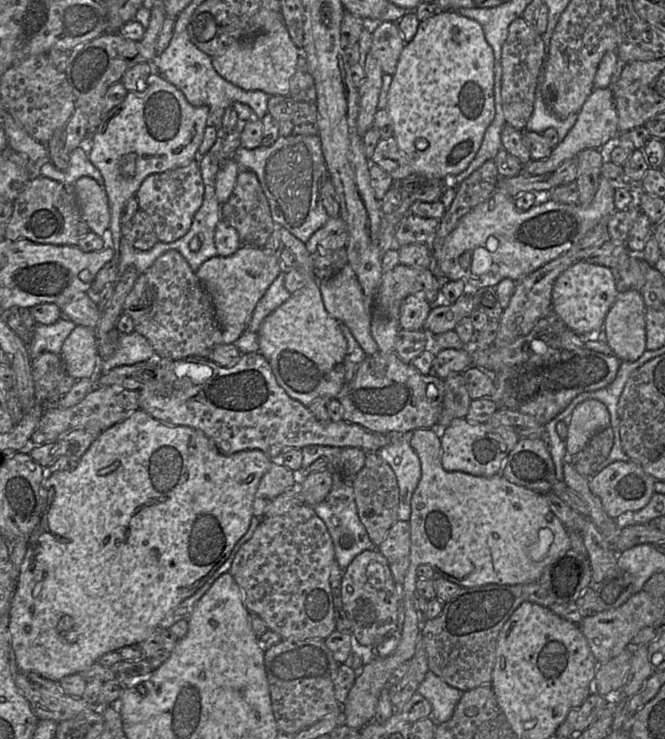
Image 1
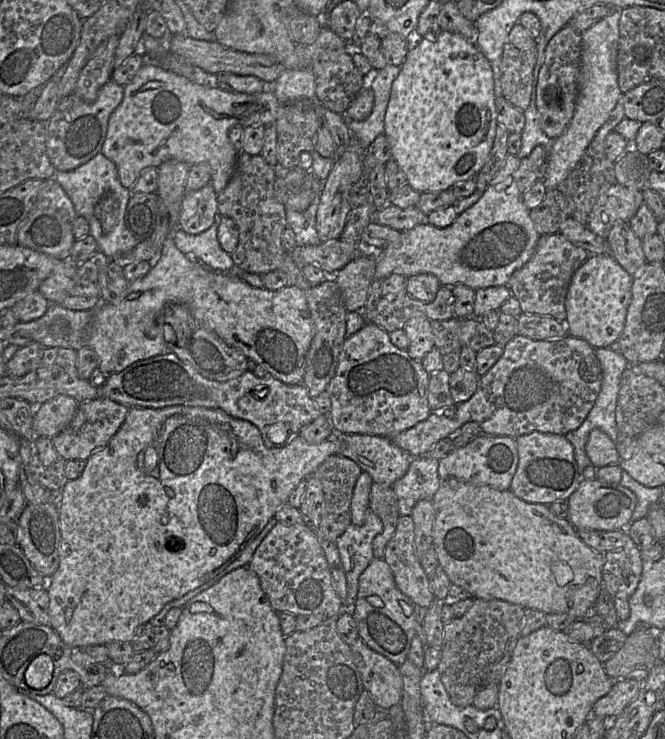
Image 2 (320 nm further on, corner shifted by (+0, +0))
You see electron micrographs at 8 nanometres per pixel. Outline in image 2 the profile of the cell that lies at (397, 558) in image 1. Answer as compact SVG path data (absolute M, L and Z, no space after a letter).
M400 516L396 531L386 545L383 560L389 565L397 588L414 604L428 609L435 600L429 587L429 576L424 572L420 560L415 554L415 530L411 516Z

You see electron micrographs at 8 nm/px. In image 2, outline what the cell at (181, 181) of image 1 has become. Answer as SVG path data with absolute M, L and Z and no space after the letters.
M211 184L185 193L181 200L179 228L193 235L210 228L215 219L220 216L217 210L217 196Z

